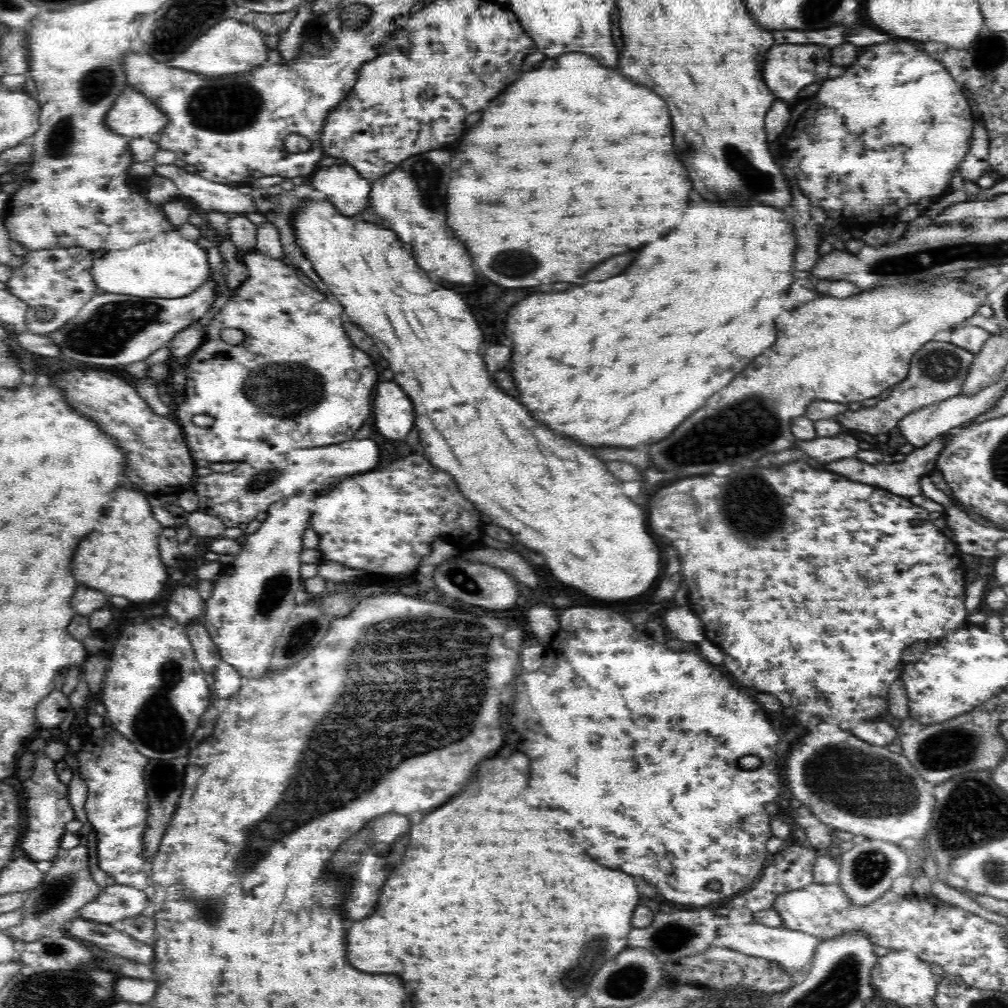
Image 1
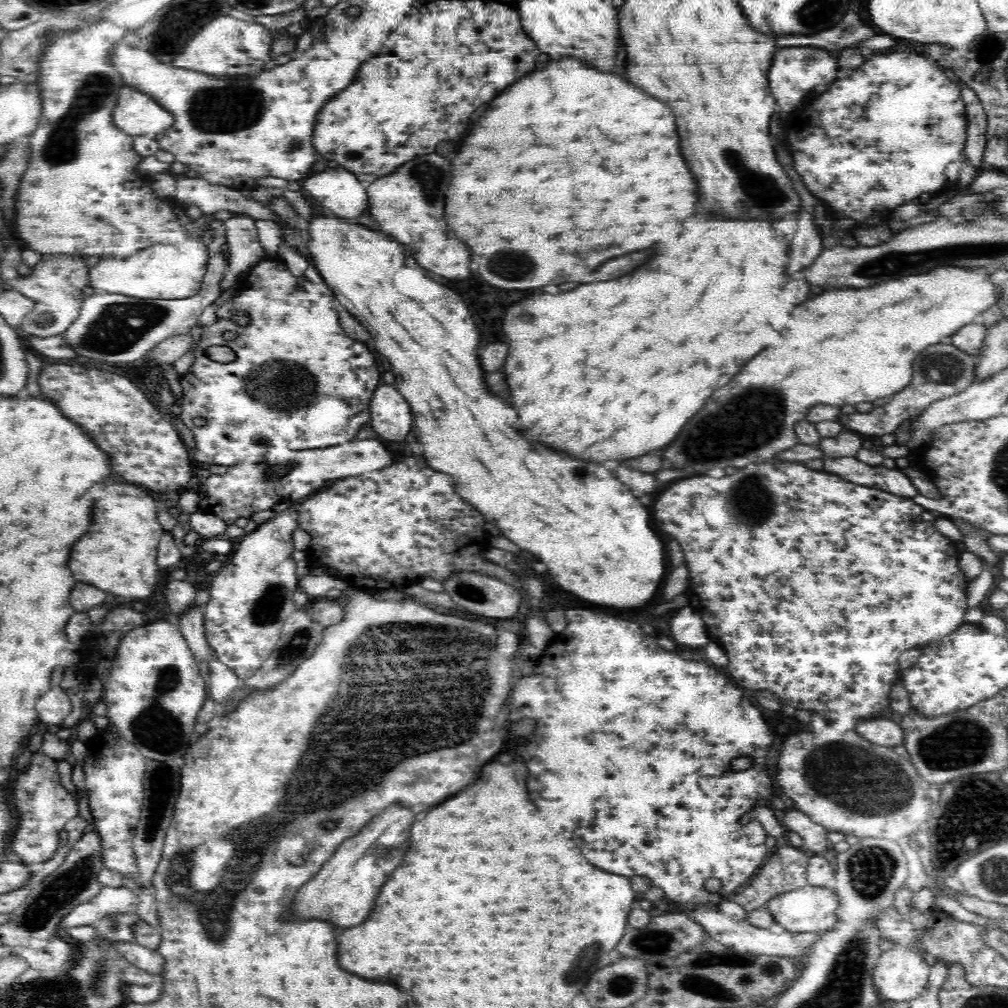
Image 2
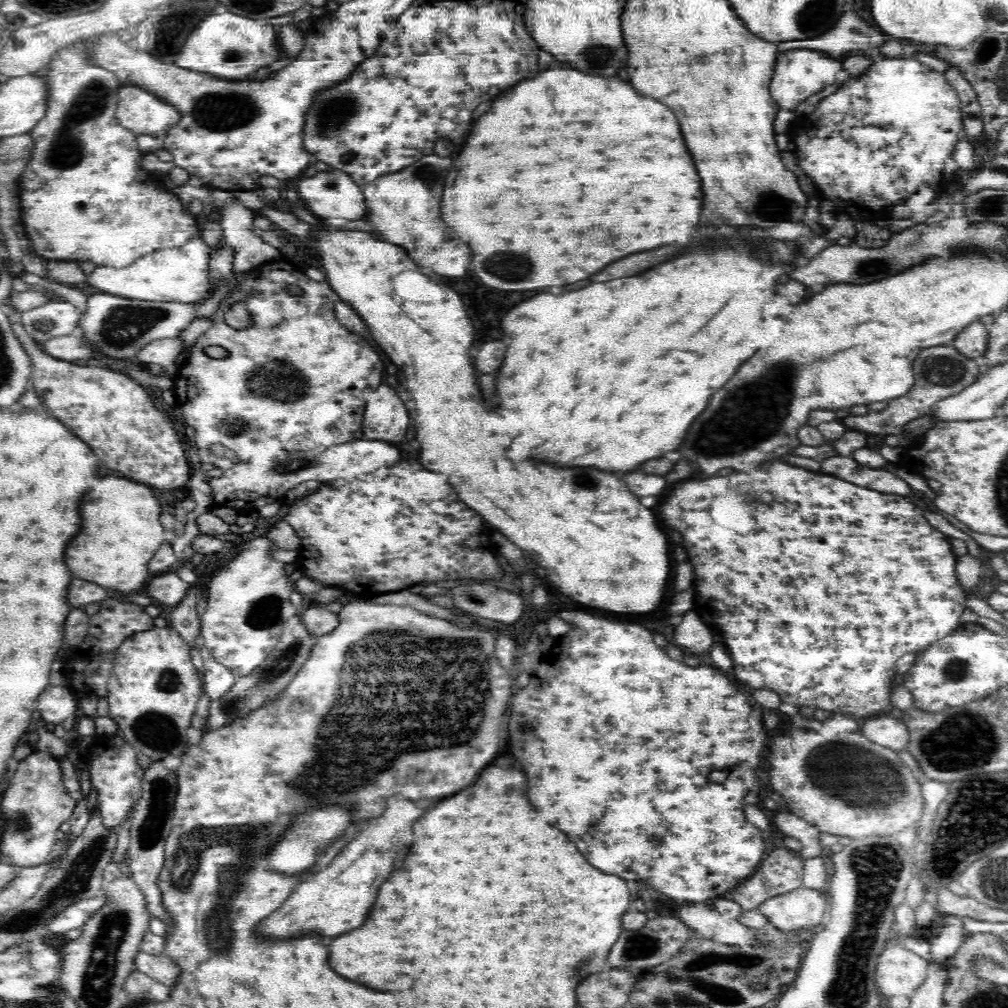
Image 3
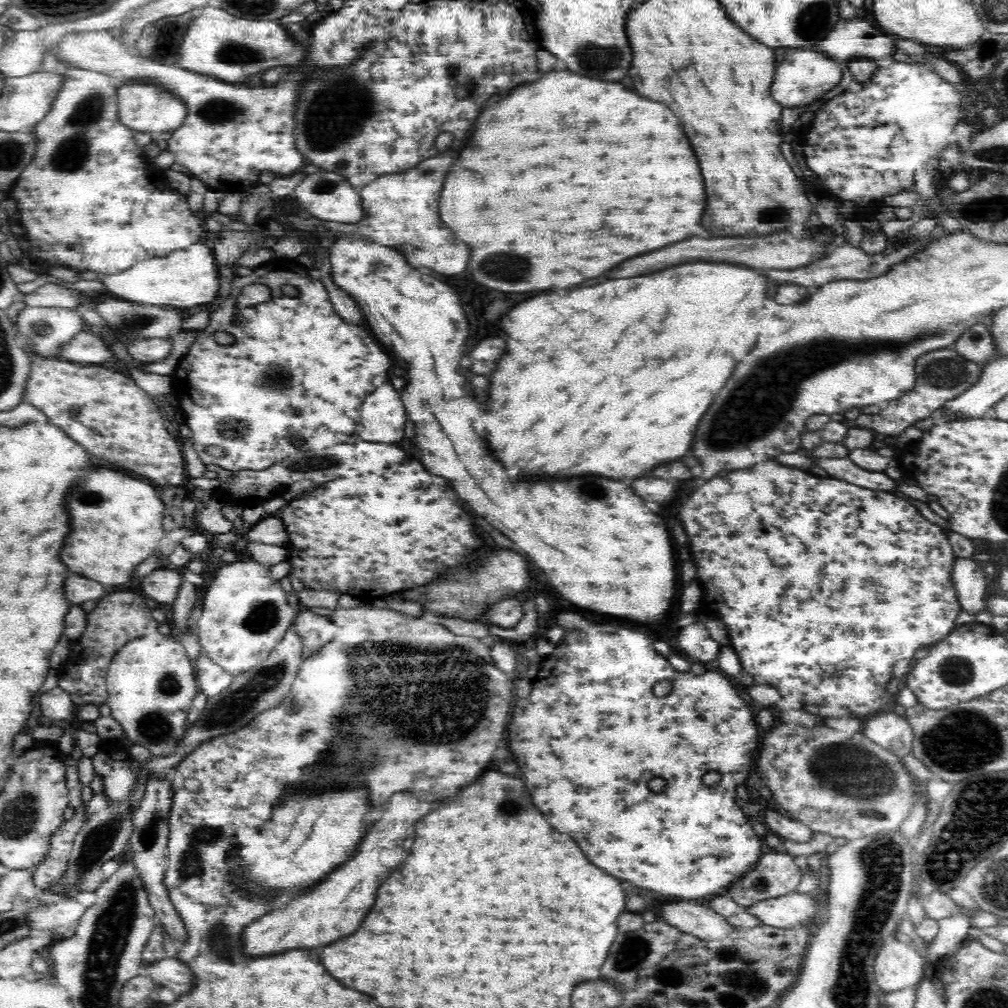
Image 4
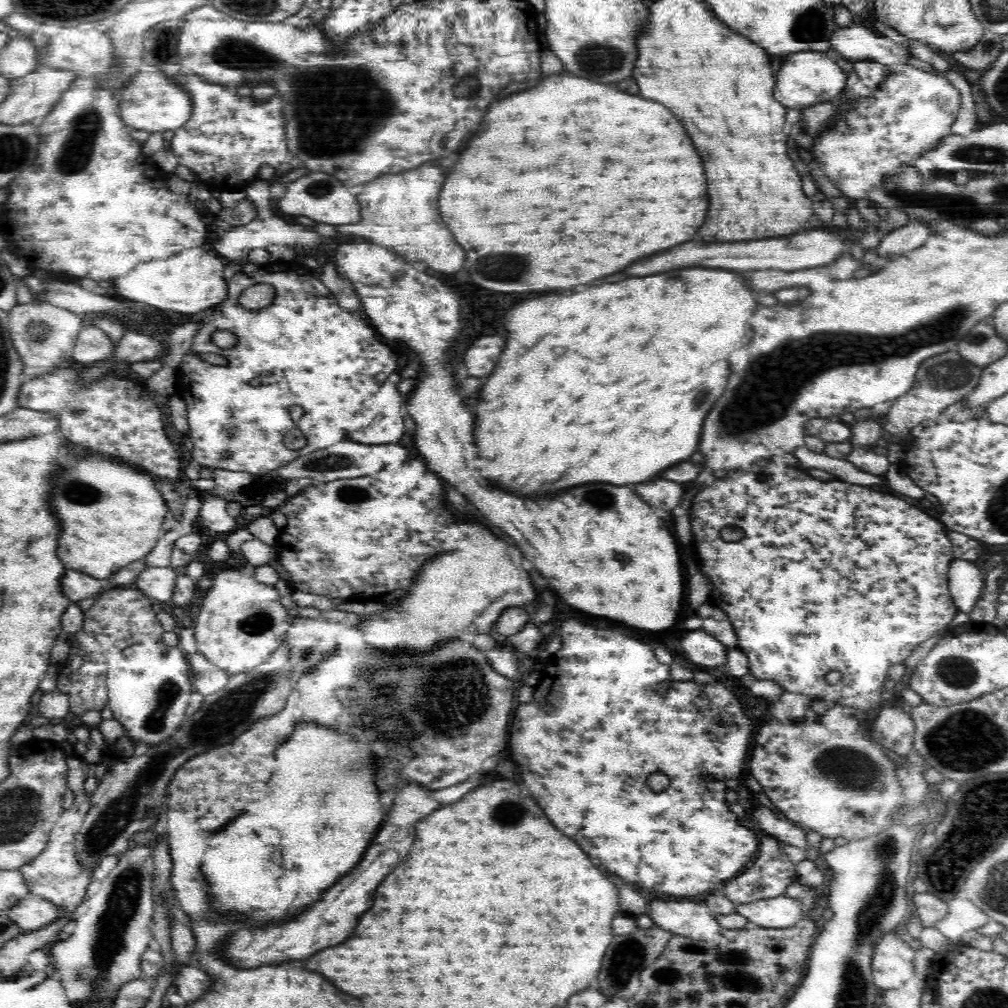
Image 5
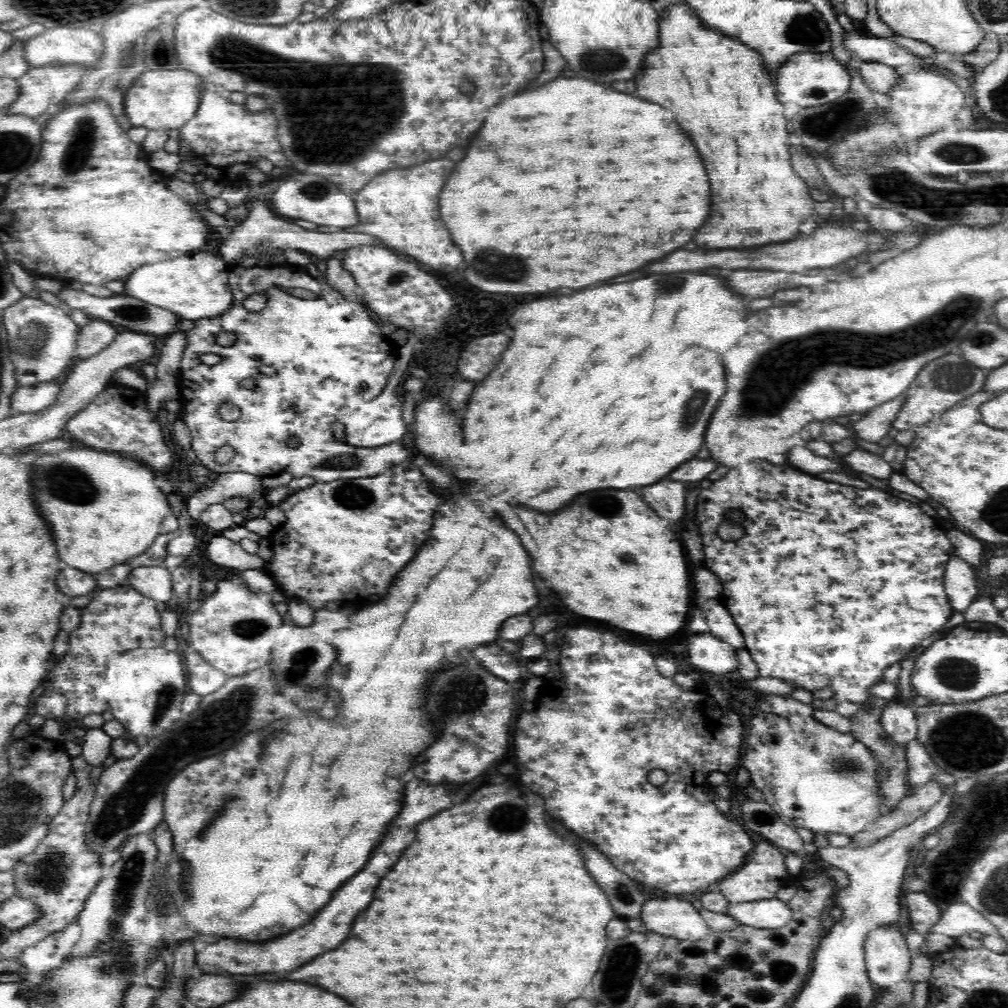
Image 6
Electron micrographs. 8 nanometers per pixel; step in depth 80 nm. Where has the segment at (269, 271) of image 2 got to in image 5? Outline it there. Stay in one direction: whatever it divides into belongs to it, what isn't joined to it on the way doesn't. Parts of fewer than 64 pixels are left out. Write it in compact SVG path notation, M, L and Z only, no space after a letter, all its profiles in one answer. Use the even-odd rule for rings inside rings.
M278 263L264 264L257 269L237 272L228 281L227 291L227 299L217 310L208 312L206 309L204 314L198 314L200 330L194 336L192 348L177 366L174 390L186 404L193 459L202 467L262 475L293 461L300 454L330 448L346 440L353 414L394 372L398 356L378 340L378 334L360 314L340 310L331 290L312 277L312 271L308 274L297 269L278 271ZM256 284L270 284L275 297L272 304L264 308L248 310L239 303L238 297L243 290ZM216 330L229 330L237 336L237 344L228 349L218 347L211 339ZM202 354L218 354L226 364L210 364L200 357ZM292 406L304 410L298 420L292 418ZM292 428L298 428L308 440L304 448L290 450L284 444Z

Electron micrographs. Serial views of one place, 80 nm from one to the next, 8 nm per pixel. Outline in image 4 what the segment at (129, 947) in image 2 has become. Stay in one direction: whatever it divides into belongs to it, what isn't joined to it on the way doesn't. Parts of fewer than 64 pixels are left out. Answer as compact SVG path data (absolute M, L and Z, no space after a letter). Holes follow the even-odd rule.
M169 956L156 962L143 962L142 973L150 977L156 985L167 987L178 996L188 992L190 986L194 986L192 970L183 962Z

